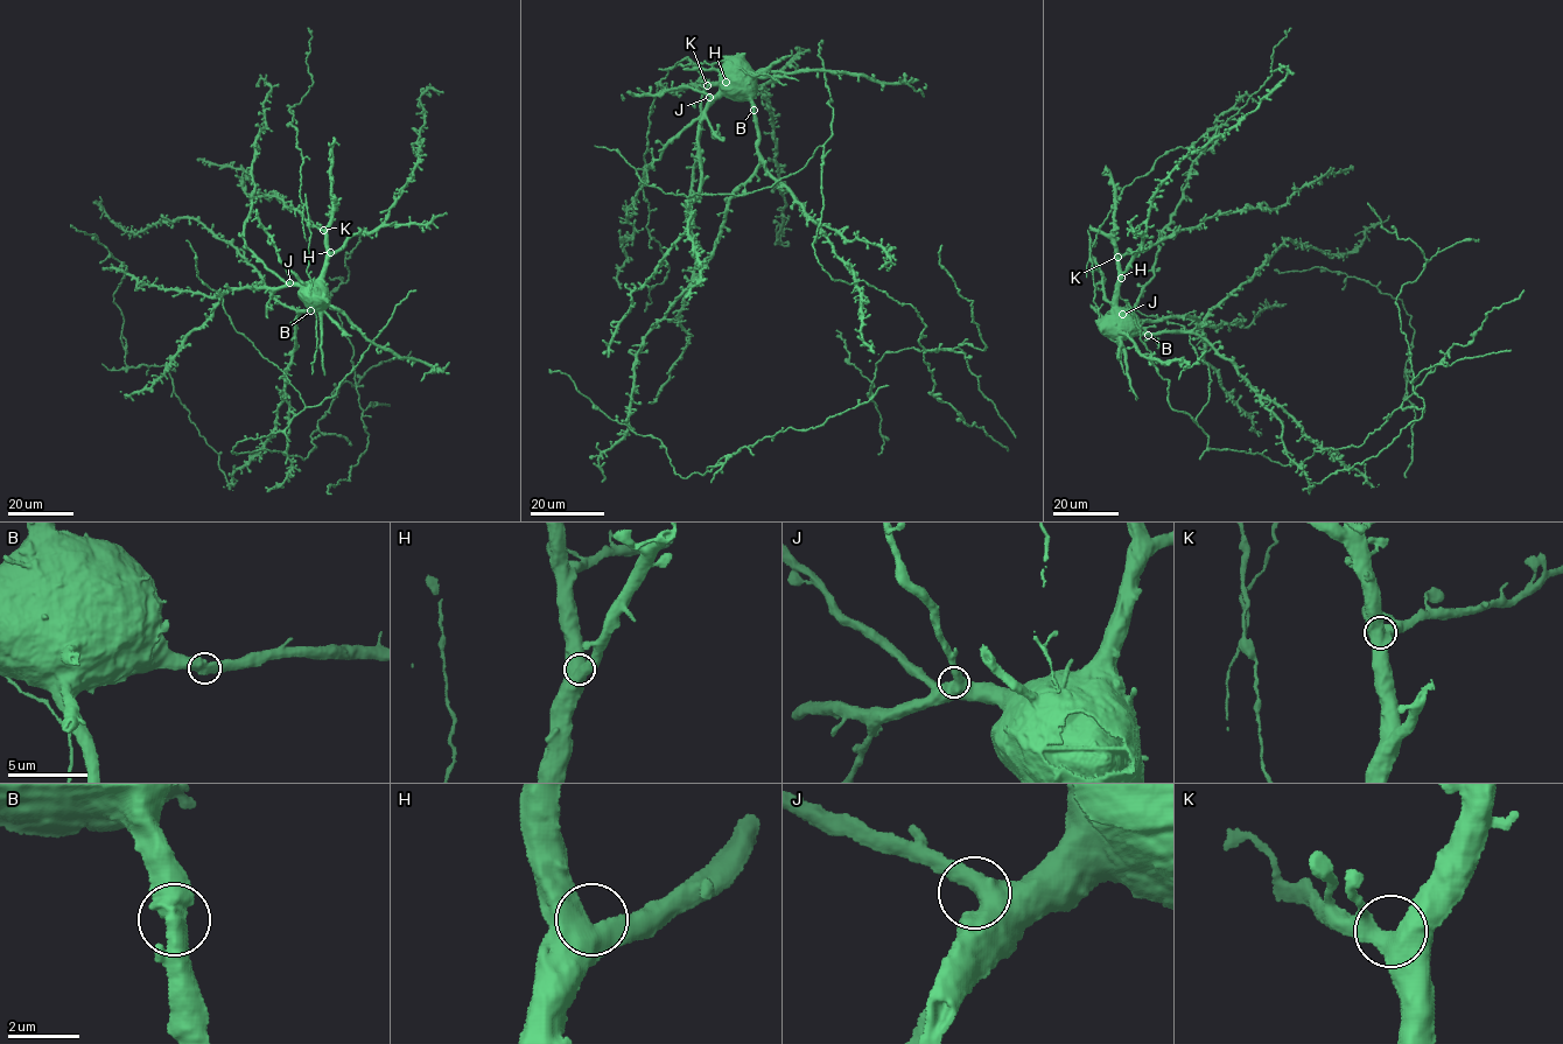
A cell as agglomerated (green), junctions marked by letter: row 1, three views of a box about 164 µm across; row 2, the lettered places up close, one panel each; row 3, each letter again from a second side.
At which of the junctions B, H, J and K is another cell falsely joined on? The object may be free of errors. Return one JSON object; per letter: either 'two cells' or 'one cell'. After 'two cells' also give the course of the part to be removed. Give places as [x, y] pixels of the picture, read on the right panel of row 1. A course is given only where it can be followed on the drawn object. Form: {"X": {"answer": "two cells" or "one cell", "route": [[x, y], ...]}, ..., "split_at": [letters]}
{"B": {"answer": "one cell"}, "H": {"answer": "one cell"}, "J": {"answer": "one cell"}, "K": {"answer": "one cell"}, "split_at": []}

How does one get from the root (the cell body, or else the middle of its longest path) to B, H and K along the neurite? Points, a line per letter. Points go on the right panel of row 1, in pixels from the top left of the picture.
B: (1111, 319), (1119, 328), (1132, 328), (1148, 335)
H: (1111, 319), (1121, 278)
K: (1111, 319), (1119, 279), (1118, 257)

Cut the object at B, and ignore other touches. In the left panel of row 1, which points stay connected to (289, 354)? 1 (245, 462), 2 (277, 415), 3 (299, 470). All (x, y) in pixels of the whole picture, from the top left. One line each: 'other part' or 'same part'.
1: same part
2: same part
3: same part

